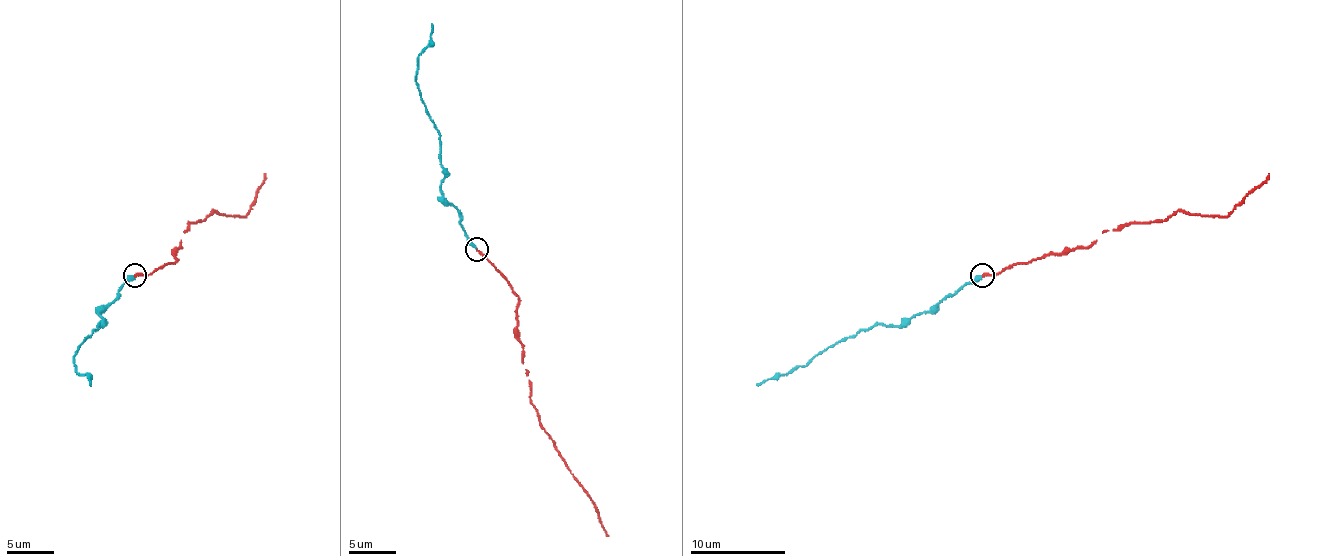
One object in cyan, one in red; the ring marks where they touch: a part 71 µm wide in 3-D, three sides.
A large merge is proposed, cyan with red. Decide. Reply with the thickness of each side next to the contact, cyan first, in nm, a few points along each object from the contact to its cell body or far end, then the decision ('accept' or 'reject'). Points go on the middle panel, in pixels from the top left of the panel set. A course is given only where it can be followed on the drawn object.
340 nm thick on the cyan side, 200 nm on the other; cyan runs (477, 247), (468, 238), (460, 214), (441, 190), (441, 141), (415, 81), (418, 57), (430, 41), (432, 24); red runs (477, 250), (517, 297), (517, 335), (522, 345), (532, 404), (541, 428), (586, 495), (608, 535); accept

